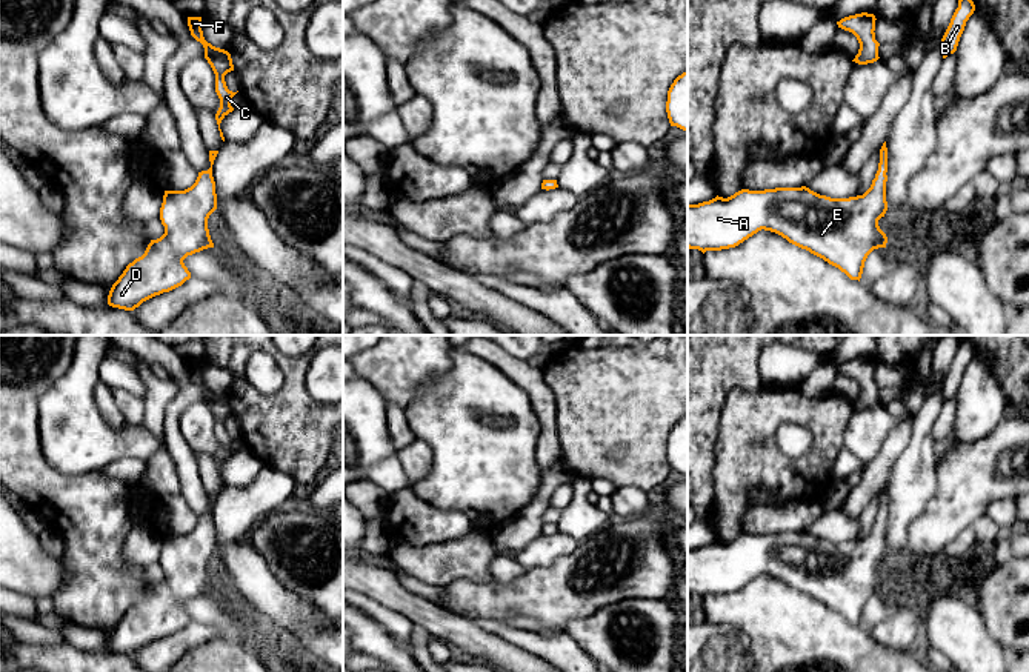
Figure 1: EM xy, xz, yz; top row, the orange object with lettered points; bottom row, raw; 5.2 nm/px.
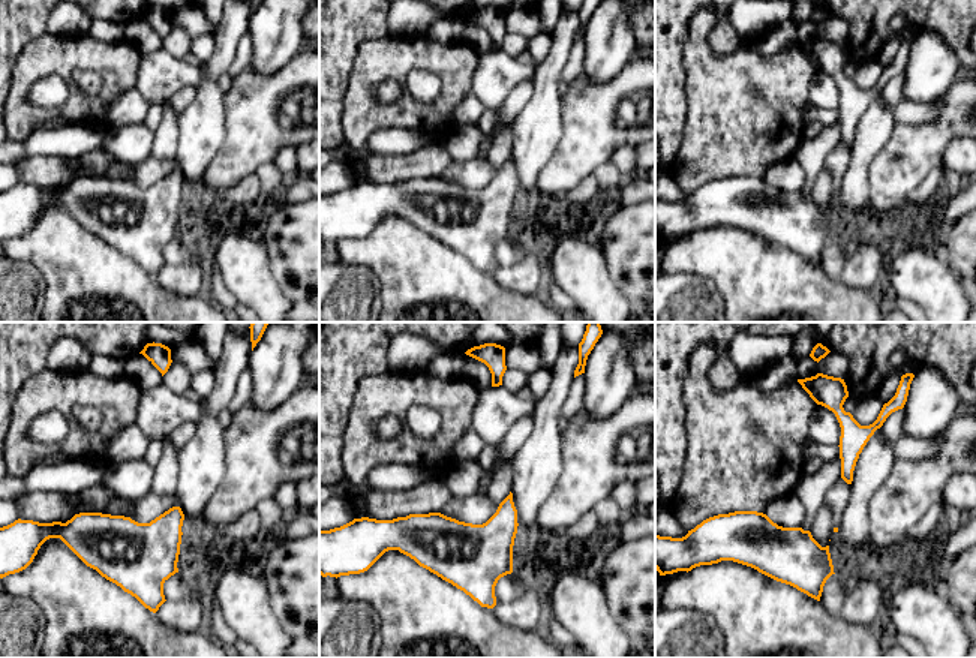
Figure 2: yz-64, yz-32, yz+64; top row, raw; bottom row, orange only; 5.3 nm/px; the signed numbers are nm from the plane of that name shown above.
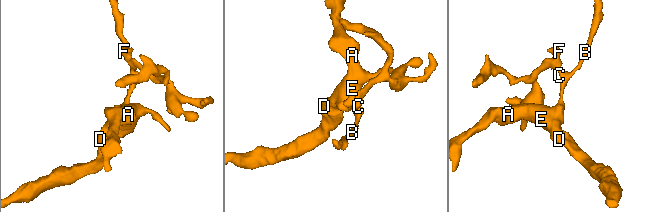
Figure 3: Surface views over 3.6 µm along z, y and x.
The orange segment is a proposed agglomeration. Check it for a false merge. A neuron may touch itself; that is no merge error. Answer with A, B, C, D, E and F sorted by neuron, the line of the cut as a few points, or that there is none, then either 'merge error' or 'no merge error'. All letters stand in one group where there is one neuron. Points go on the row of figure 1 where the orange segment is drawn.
A B C D E F | no cut | no merge error

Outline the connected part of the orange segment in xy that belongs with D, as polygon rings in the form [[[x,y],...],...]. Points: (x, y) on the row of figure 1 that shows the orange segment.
[[[209,151],[211,168],[198,172],[191,188],[165,191],[160,208],[165,234],[151,240],[145,254],[126,266],[109,291],[109,306],[134,311],[143,301],[181,286],[191,278],[183,260],[214,248],[208,218],[217,209],[212,177],[217,154],[218,151]]]

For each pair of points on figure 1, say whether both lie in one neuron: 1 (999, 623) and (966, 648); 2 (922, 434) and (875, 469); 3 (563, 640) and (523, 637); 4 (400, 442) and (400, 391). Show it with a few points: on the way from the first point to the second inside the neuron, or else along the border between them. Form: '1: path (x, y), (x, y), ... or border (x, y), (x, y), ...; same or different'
1: border (977, 606), (986, 631), (1008, 655); different
2: border (914, 415), (911, 439), (892, 465), (888, 479); different
3: path (554, 643), (532, 643); same
4: border (386, 402), (405, 408); different

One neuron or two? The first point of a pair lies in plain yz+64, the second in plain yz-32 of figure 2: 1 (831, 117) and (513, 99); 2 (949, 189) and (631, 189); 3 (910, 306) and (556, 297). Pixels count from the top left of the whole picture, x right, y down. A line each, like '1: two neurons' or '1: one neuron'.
1: two neurons
2: two neurons
3: one neuron

